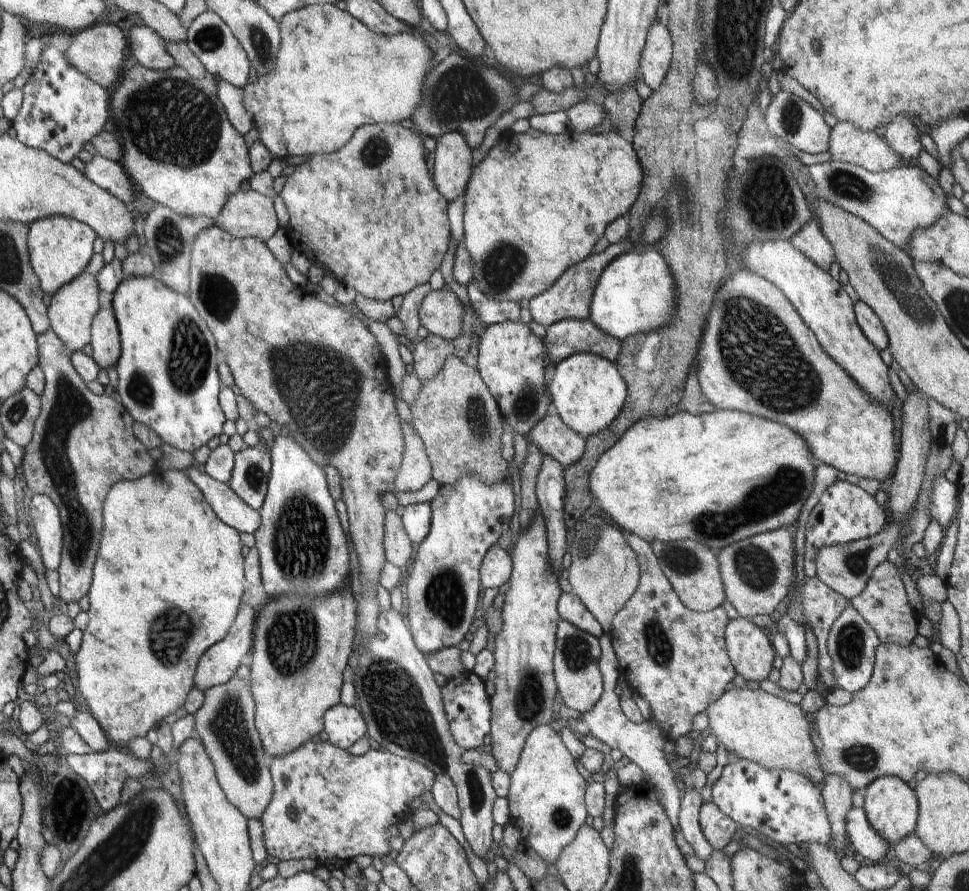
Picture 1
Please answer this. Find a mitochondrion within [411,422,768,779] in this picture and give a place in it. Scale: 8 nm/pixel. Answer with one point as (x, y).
(444, 597)

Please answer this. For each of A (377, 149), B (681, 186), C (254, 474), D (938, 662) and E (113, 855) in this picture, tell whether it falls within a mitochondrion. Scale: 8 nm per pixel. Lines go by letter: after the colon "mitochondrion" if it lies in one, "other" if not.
A: mitochondrion
B: other
C: mitochondrion
D: other
E: mitochondrion

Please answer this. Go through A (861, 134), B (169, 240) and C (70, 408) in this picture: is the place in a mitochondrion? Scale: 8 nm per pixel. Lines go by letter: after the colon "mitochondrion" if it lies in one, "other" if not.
A: other
B: mitochondrion
C: mitochondrion

